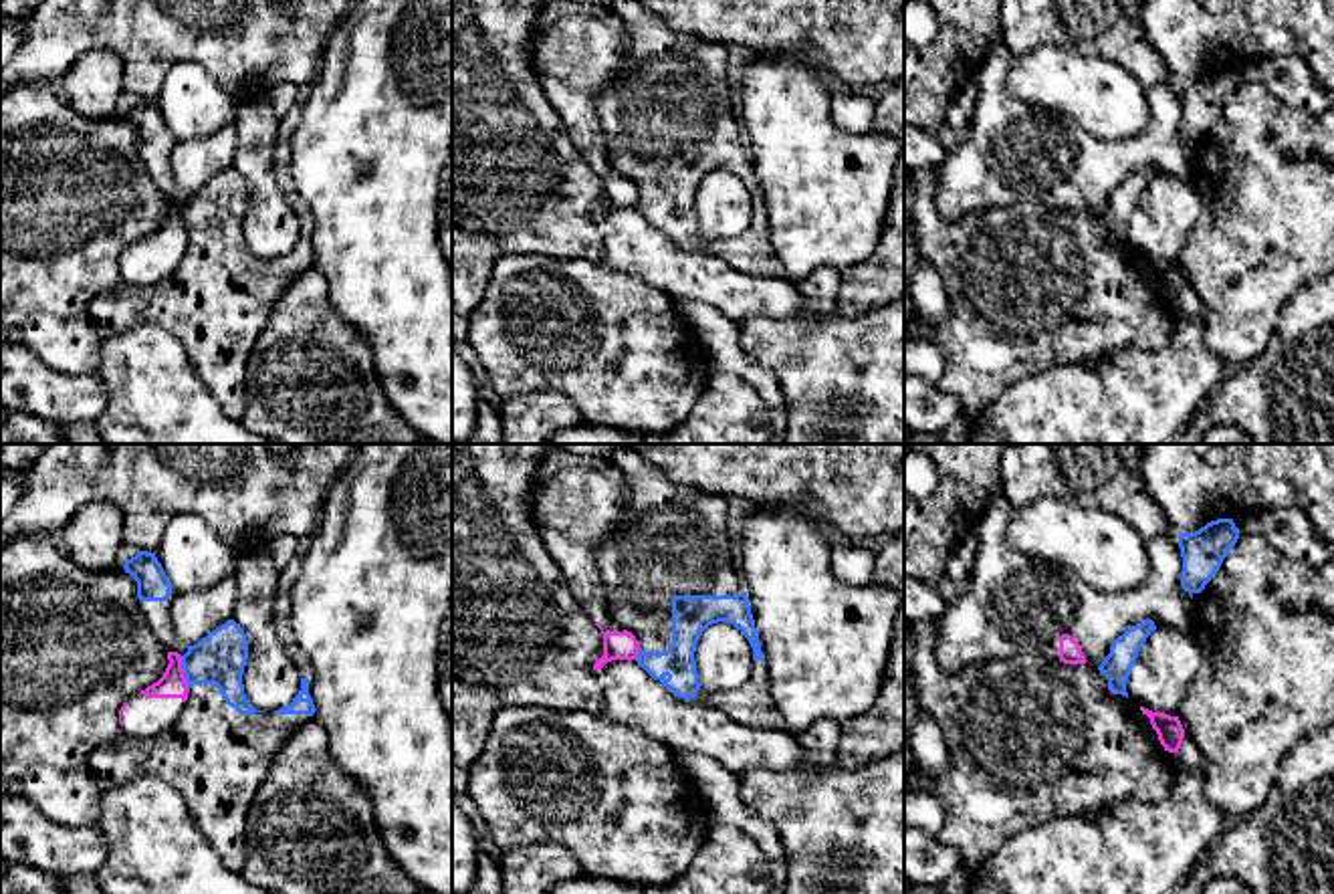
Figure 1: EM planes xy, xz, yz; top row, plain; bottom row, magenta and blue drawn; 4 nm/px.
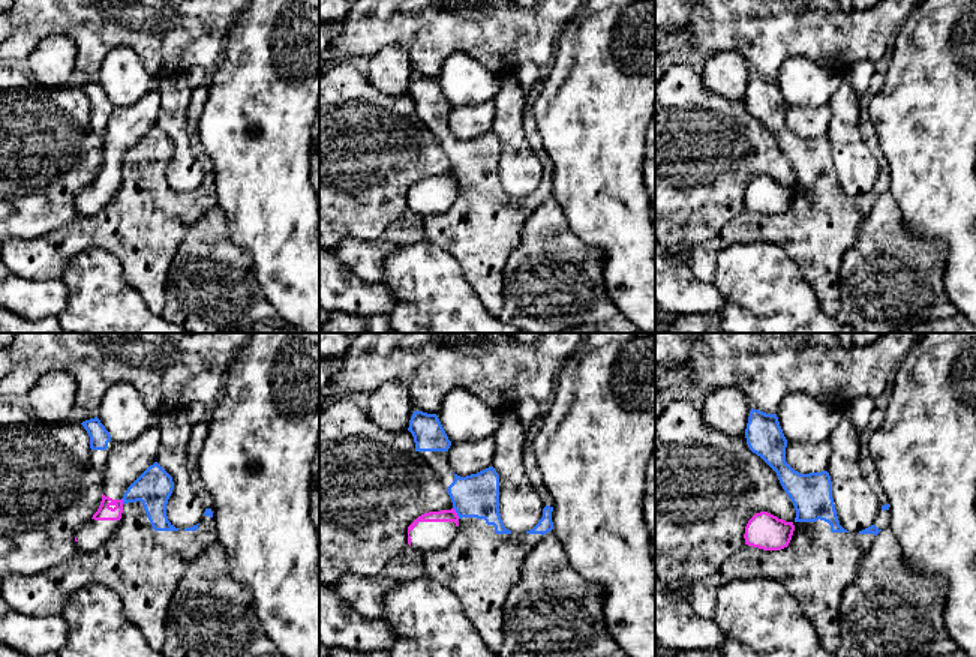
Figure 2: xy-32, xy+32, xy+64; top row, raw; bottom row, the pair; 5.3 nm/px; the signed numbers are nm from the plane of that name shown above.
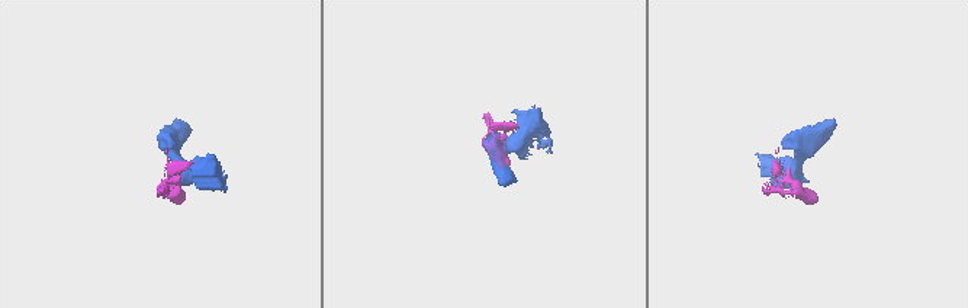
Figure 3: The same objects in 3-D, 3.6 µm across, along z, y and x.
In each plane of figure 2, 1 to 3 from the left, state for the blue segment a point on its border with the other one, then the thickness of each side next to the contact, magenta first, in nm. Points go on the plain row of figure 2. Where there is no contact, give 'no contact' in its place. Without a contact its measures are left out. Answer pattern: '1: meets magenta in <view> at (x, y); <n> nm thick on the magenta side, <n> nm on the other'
1: meets magenta in xy-32 at (122, 165); 80 nm thick on the magenta side, 200 nm on the other
2: meets magenta in xy+32 at (456, 177); 60 nm thick on the magenta side, 240 nm on the other
3: no contact

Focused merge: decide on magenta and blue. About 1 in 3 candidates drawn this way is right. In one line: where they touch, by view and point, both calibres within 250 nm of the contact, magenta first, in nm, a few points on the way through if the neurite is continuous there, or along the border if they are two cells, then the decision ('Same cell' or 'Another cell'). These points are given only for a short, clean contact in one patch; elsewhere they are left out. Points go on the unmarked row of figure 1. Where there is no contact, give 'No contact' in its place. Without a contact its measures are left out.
Touches magenta at xy (182, 220). Thickness 110 nm (magenta) against 200 nm. Boundary: xy (178, 202), (188, 239). Another cell

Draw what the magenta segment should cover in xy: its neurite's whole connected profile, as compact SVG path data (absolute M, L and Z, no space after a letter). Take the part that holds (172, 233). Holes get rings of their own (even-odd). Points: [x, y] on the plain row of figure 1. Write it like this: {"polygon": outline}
{"polygon": "M168 200L168 216L163 224L129 246L119 258L123 285L149 287L178 268L188 248L188 230L178 200Z"}

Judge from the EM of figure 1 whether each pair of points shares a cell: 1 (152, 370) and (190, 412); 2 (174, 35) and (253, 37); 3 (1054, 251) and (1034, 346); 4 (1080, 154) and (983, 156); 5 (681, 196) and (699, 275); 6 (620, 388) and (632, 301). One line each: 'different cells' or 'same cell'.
1: same cell
2: same cell
3: same cell
4: same cell
5: different cells
6: same cell

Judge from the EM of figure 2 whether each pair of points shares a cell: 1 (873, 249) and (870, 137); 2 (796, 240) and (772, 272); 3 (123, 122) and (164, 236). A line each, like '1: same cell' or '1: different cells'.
1: different cells
2: different cells
3: different cells

